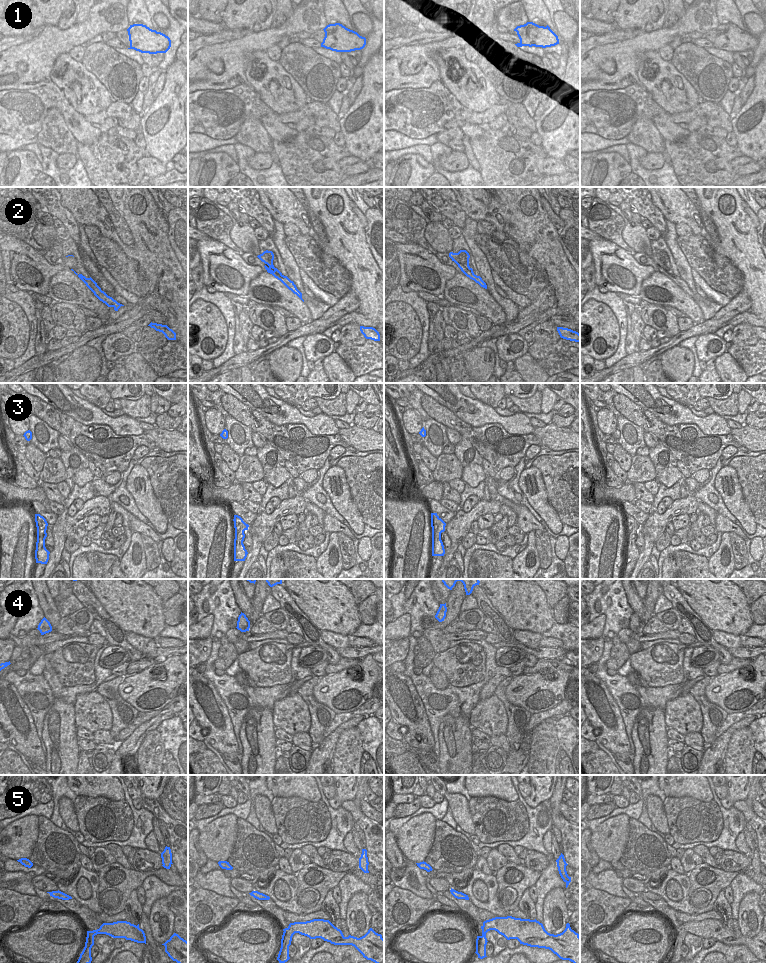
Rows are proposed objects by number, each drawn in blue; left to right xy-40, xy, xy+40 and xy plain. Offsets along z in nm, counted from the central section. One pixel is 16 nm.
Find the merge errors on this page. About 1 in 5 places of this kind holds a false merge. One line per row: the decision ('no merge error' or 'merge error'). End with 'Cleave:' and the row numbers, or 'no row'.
1: no merge error
2: no merge error
3: merge error
4: no merge error
5: no merge error
Cleave: 3

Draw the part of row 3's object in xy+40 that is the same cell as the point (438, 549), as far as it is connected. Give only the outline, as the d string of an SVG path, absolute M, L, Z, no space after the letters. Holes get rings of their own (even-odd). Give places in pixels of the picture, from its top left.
M440 518L439 526L432 530L432 556L444 556L445 549L441 540L441 533L445 531L446 523Z

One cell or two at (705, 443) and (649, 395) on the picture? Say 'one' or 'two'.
two

